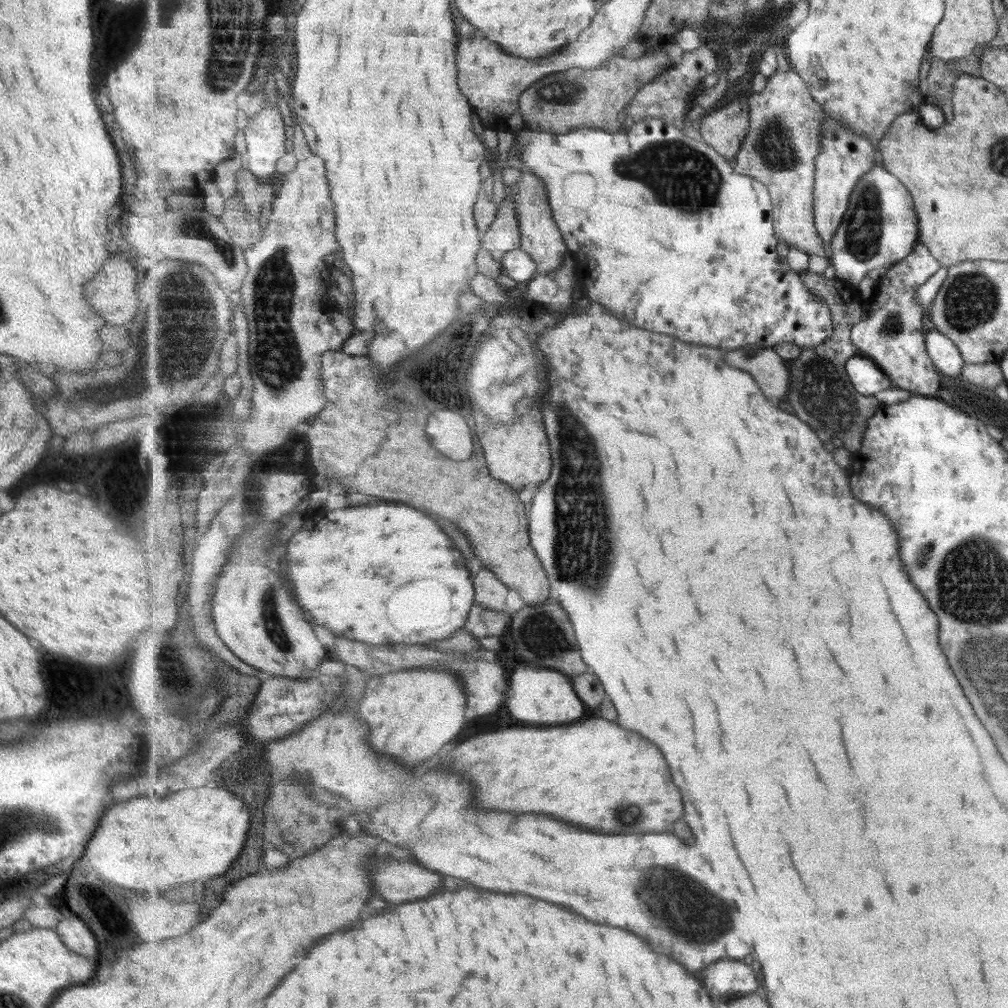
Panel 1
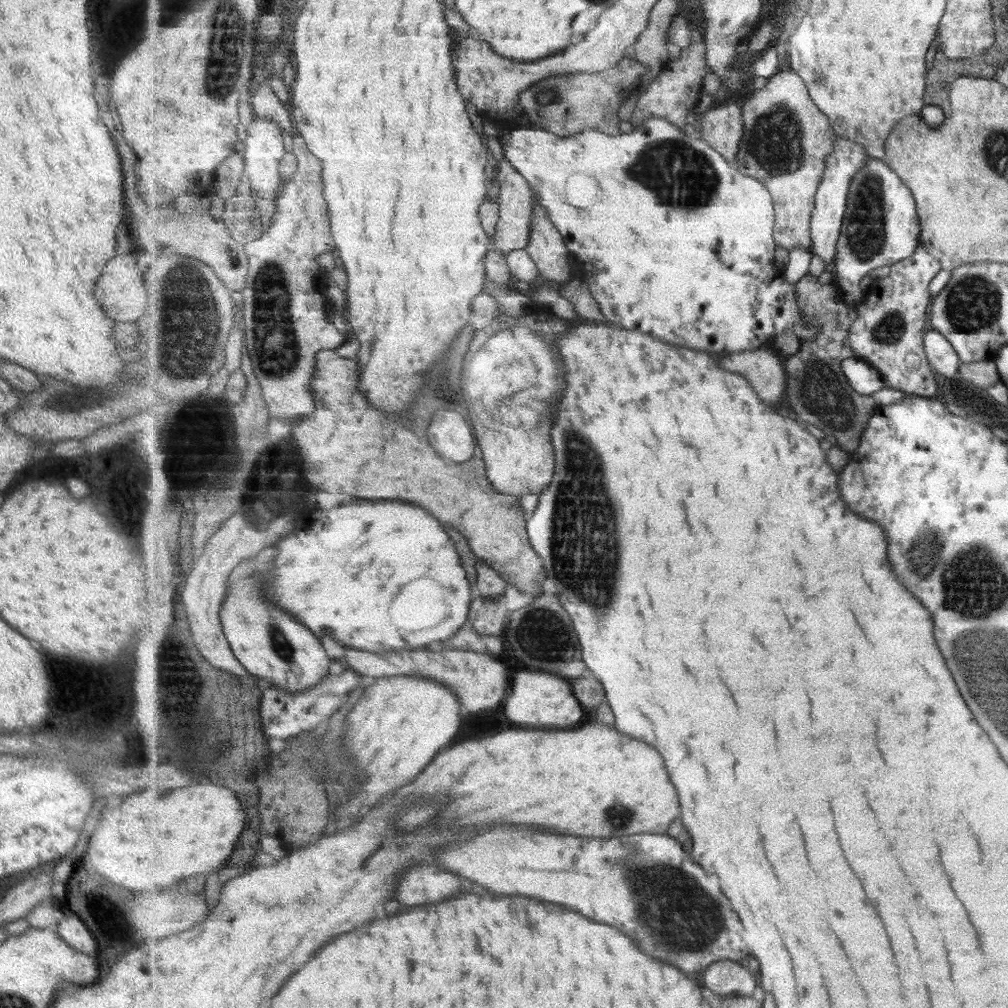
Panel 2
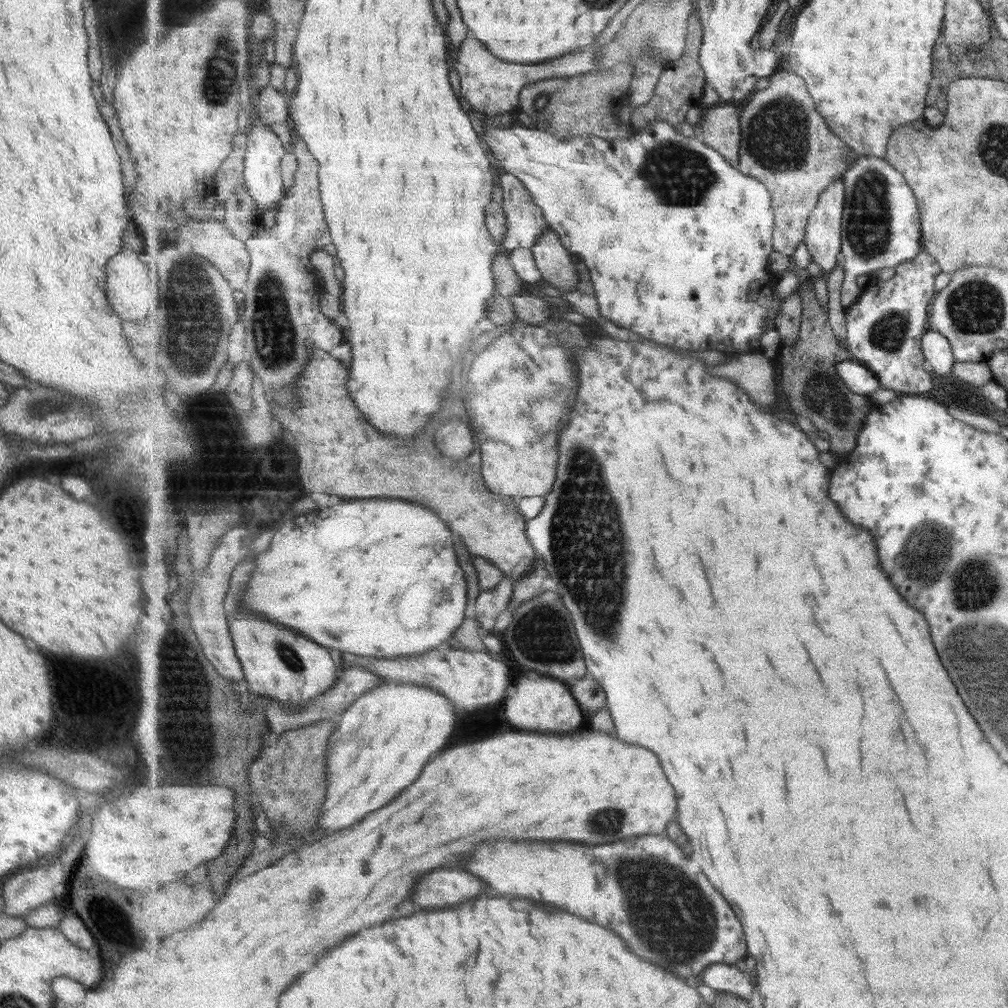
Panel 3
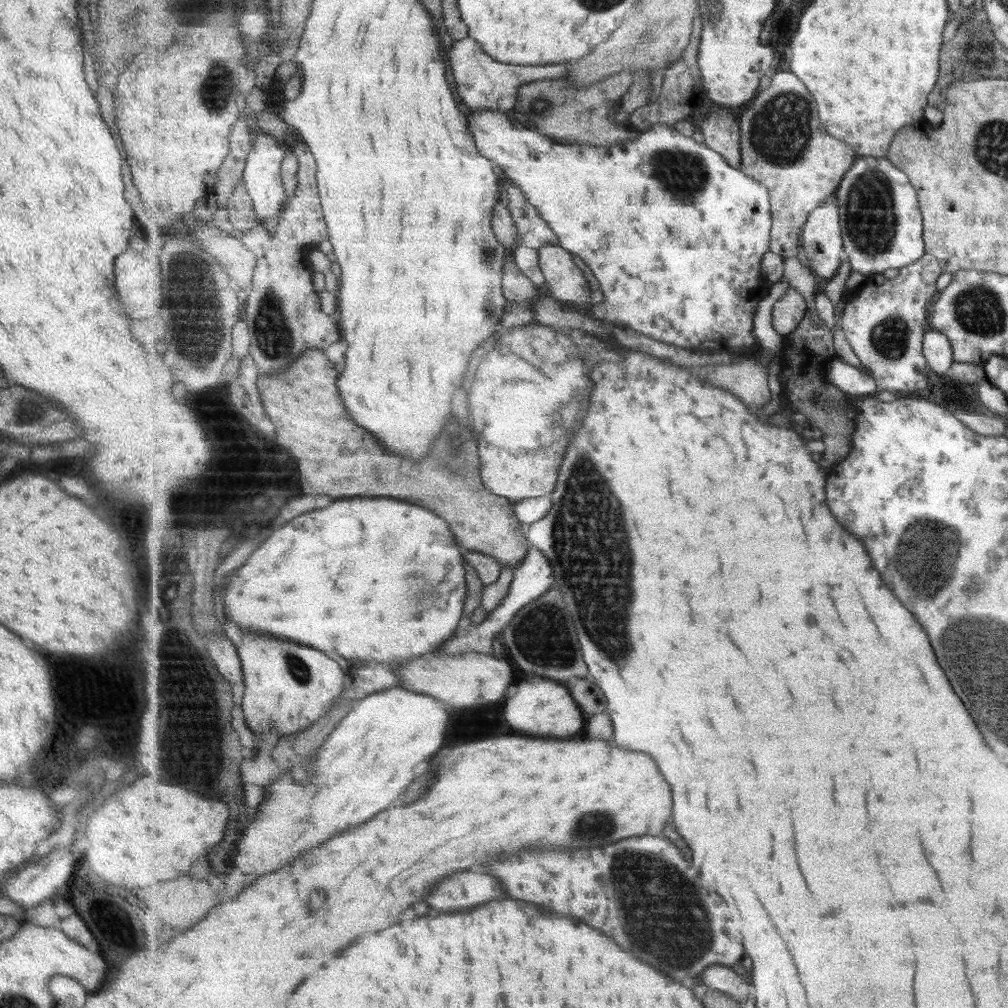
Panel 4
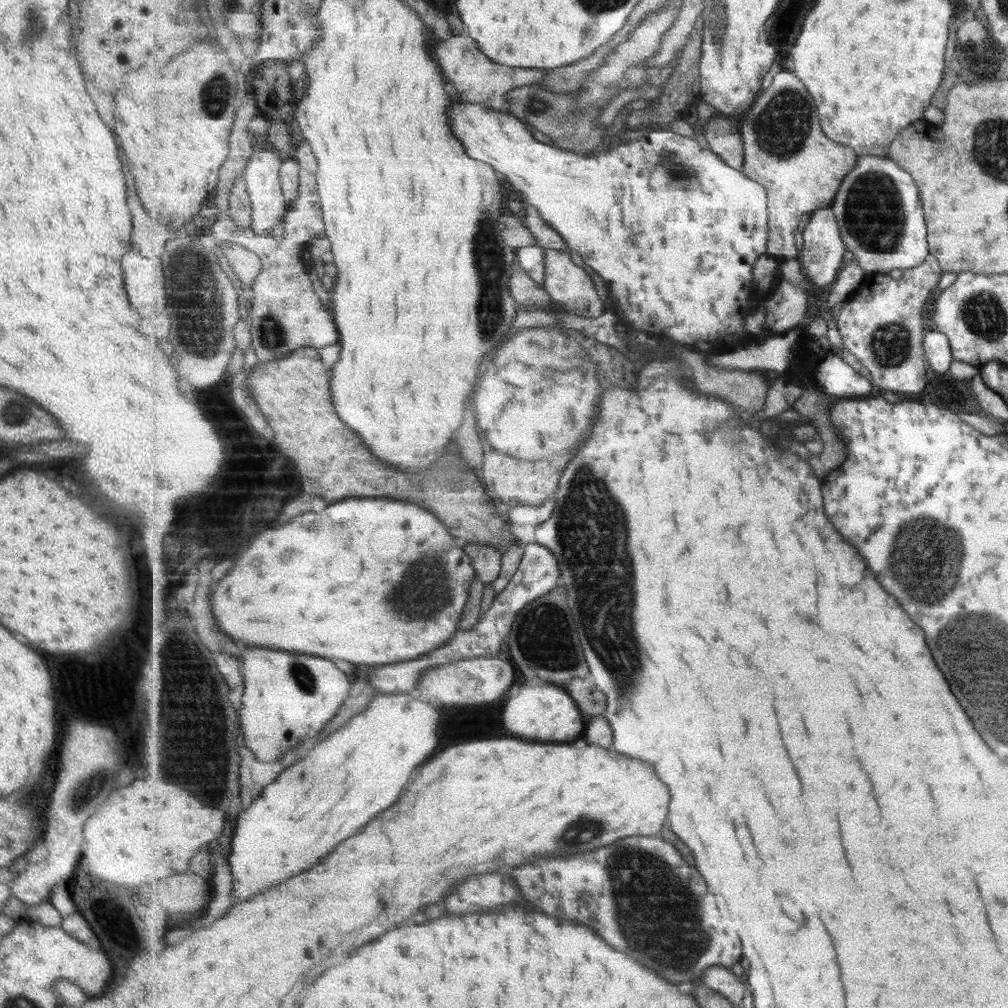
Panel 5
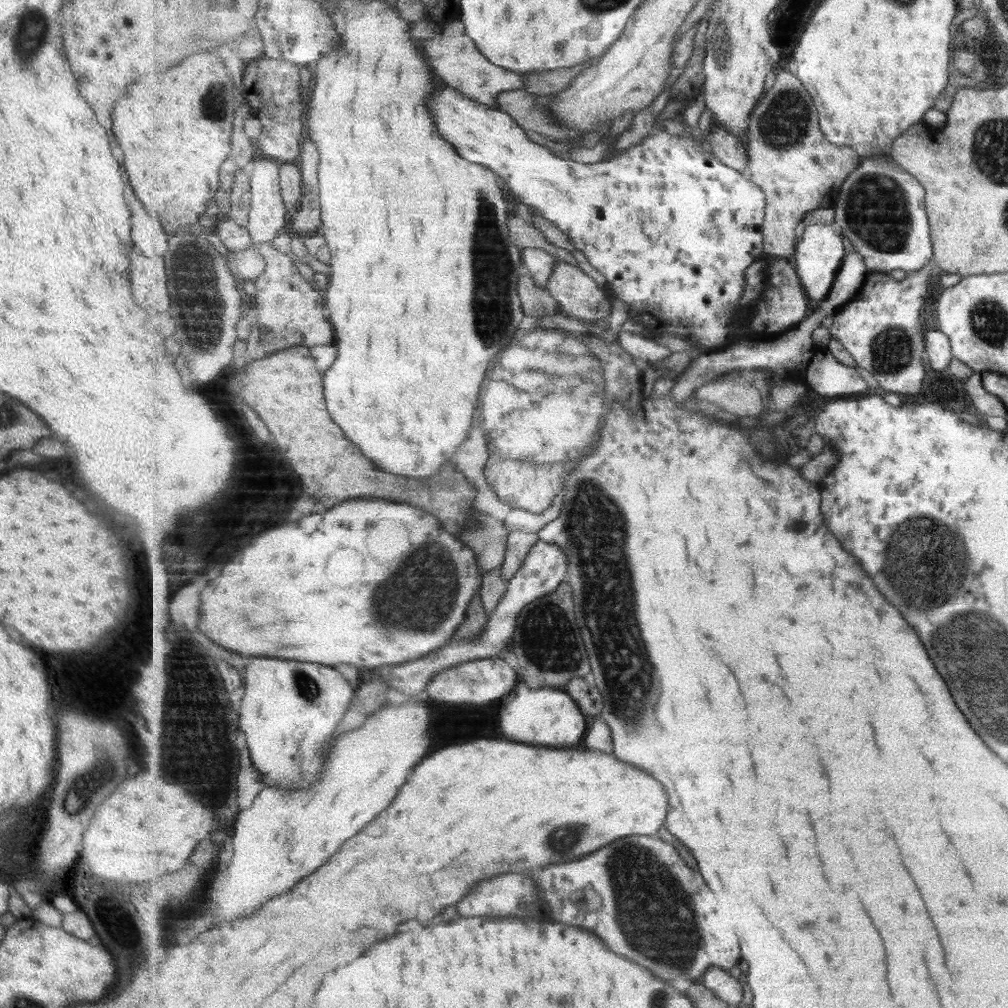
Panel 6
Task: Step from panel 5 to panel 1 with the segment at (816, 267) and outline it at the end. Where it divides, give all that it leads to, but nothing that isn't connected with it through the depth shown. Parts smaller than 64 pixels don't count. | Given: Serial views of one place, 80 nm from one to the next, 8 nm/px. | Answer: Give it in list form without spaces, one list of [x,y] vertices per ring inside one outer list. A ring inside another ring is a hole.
[[[826,114],[821,123],[822,152],[816,158],[815,224],[824,245],[830,248],[842,220],[850,207],[850,198],[857,183],[877,164],[874,143],[864,134],[857,134],[845,123]]]

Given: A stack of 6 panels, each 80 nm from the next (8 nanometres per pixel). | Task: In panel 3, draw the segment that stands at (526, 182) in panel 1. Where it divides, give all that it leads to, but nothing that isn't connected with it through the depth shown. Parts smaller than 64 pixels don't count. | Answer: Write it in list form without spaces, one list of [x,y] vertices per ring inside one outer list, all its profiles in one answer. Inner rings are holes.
[[[548,226],[542,238],[531,248],[542,278],[563,292],[573,292],[580,281],[580,272],[574,265],[573,253],[563,246],[559,235]]]

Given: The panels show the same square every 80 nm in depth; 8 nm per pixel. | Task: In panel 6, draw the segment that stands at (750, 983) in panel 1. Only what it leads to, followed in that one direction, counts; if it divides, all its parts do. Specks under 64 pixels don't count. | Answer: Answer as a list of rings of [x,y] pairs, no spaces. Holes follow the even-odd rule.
[[[709,967],[704,976],[704,985],[731,1007],[743,1002],[743,984],[737,978],[733,978],[726,969]]]

